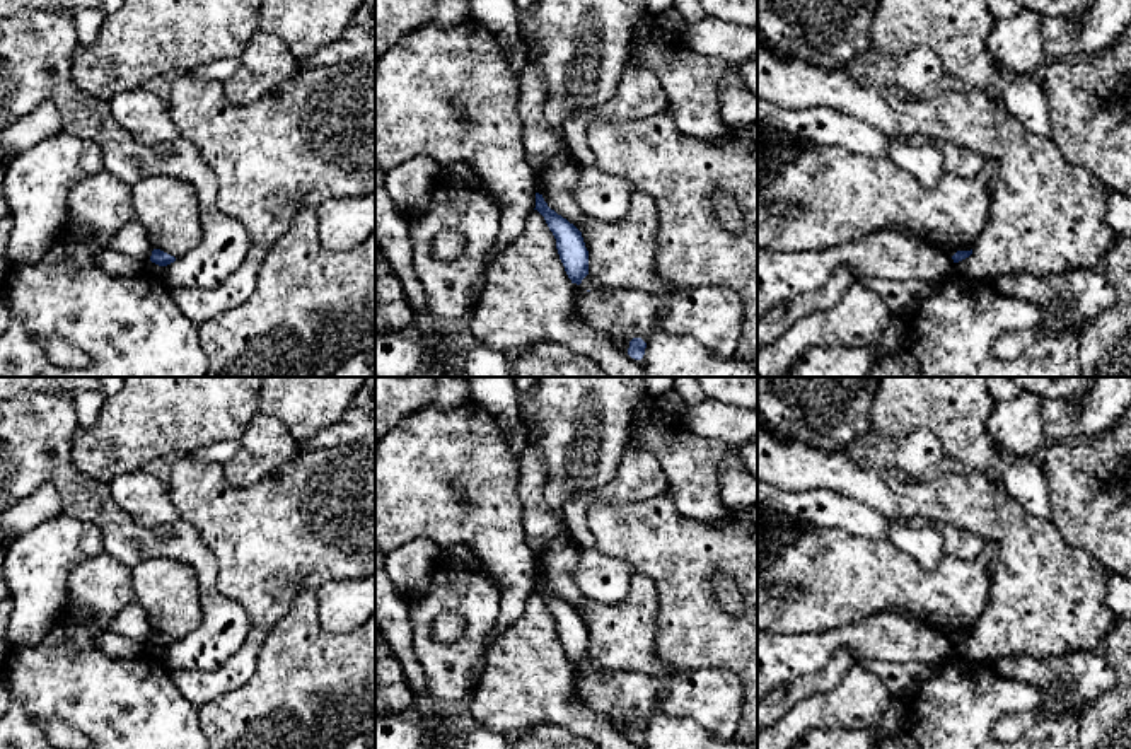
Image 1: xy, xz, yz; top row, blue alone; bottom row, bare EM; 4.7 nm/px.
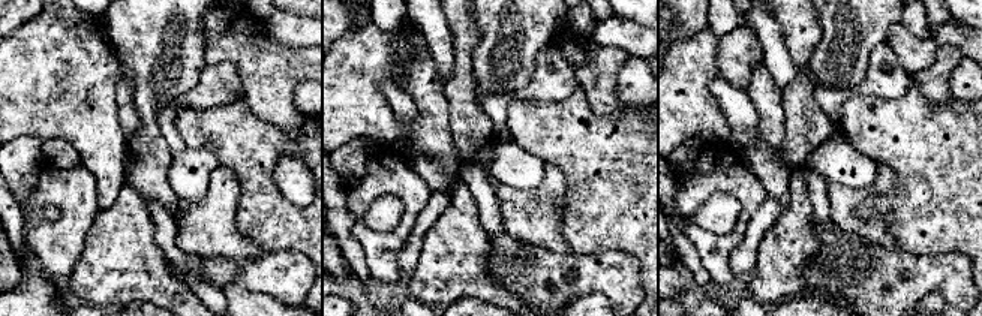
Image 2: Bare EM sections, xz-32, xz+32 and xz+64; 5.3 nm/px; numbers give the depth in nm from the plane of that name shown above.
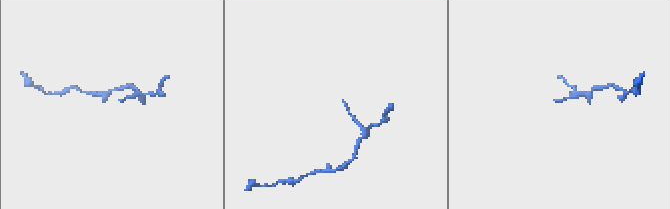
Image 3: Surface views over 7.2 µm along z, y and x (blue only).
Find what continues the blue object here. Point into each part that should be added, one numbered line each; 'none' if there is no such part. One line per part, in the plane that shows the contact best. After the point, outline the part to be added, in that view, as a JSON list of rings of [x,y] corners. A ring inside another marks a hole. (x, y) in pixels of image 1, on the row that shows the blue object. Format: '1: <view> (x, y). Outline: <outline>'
none

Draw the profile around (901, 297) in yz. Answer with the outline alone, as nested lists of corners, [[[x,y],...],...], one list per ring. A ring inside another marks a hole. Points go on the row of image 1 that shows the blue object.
[[[850,268],[853,282],[877,292],[894,317],[906,321],[935,288],[942,285],[945,278],[937,282],[909,280],[894,282],[885,278],[861,276],[858,271]]]

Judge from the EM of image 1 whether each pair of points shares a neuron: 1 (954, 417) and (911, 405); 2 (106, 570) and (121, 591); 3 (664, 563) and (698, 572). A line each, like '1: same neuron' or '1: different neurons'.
1: same neuron
2: same neuron
3: same neuron

